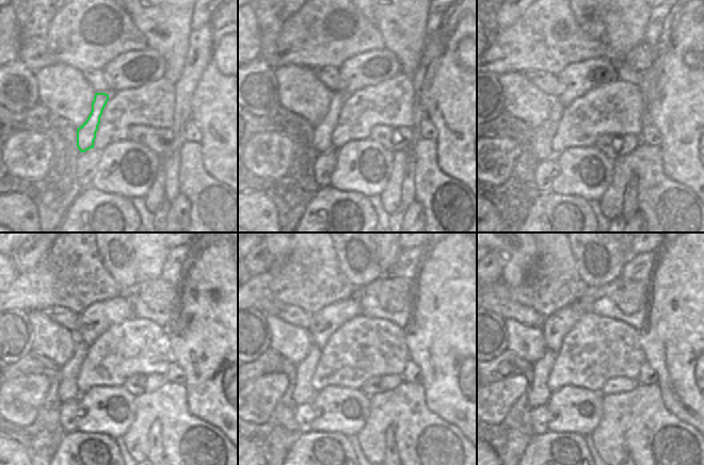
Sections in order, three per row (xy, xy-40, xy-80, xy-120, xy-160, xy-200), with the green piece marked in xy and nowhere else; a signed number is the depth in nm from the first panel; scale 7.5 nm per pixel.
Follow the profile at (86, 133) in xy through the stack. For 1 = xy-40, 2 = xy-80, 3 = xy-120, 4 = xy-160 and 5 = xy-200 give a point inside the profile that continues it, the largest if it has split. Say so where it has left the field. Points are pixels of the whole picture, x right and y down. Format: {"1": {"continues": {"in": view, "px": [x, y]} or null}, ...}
{"1": {"continues": {"in": "xy-40", "px": [322, 131]}}, "2": {"continues": {"in": "xy-80", "px": [546, 132]}}, "3": {"continues": {"in": "xy-120", "px": [67, 390]}}, "4": {"continues": {"in": "xy-160", "px": [303, 393]}}, "5": {"continues": {"in": "xy-200", "px": [540, 393]}}}

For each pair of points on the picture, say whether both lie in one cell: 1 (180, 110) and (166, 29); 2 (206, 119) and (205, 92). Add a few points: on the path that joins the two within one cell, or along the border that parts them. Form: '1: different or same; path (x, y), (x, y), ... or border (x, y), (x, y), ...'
1: different; border (186, 58), (182, 64), (181, 76), (174, 85)
2: same; path (206, 113), (206, 98)

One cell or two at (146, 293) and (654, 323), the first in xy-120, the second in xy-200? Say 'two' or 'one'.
two

